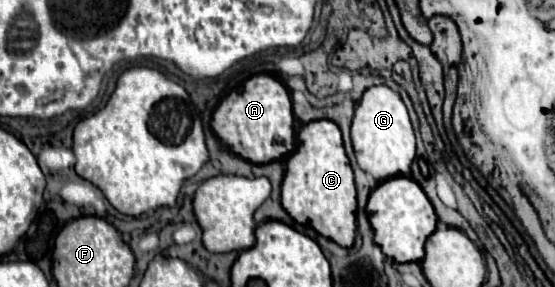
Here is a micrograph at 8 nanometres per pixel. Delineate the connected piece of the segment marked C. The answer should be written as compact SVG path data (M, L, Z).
M316 120L302 126L298 146L286 164L282 182L282 206L300 224L312 226L320 236L352 248L356 238L356 186L350 160L344 150L342 132L330 120Z

